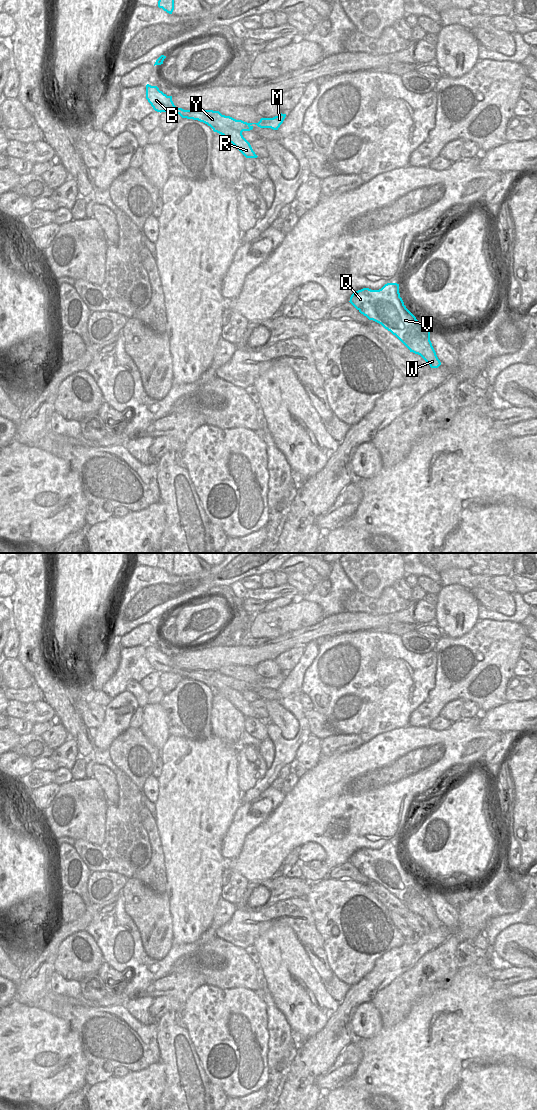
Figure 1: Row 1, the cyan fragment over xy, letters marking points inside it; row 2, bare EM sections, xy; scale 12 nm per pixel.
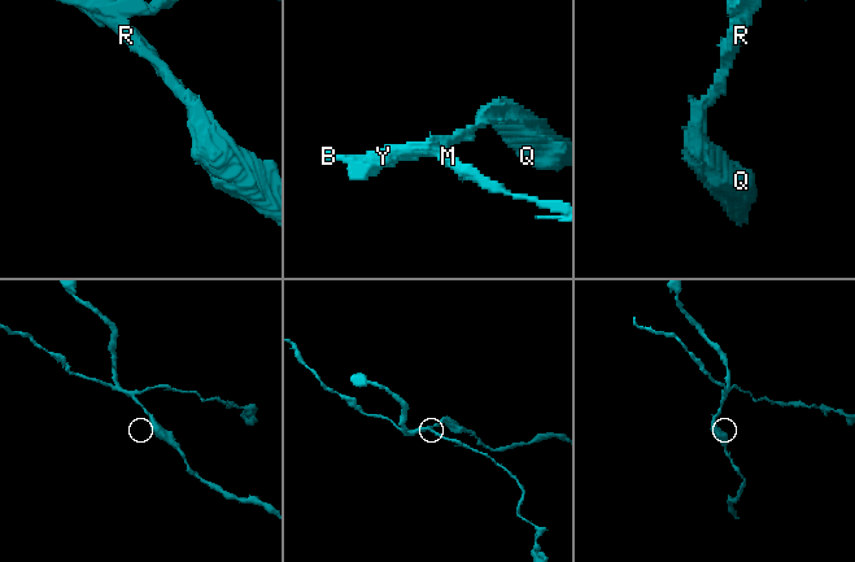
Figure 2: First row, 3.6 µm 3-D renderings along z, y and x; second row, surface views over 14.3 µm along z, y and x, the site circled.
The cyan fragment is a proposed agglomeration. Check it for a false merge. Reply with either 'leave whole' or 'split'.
split

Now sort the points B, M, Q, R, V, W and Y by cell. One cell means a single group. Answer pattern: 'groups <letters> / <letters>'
groups B M Y / Q R V W

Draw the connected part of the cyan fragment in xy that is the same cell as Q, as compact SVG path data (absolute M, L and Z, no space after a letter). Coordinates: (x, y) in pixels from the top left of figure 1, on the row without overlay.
M387 843L379 850L363 848L353 853L349 862L369 880L381 884L395 895L410 912L420 915L431 928L438 928L441 925L430 901L430 890L406 868L400 857L399 844Z

